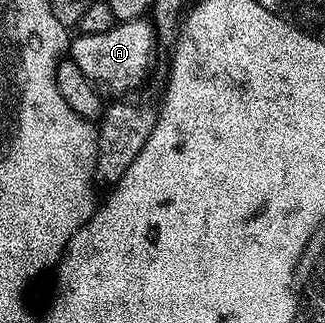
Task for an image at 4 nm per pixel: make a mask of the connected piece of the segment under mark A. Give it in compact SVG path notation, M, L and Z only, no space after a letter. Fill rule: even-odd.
M147 18L116 22L101 34L79 34L70 41L69 58L77 62L81 74L100 89L108 88L113 94L127 94L147 76L155 60L156 32Z

